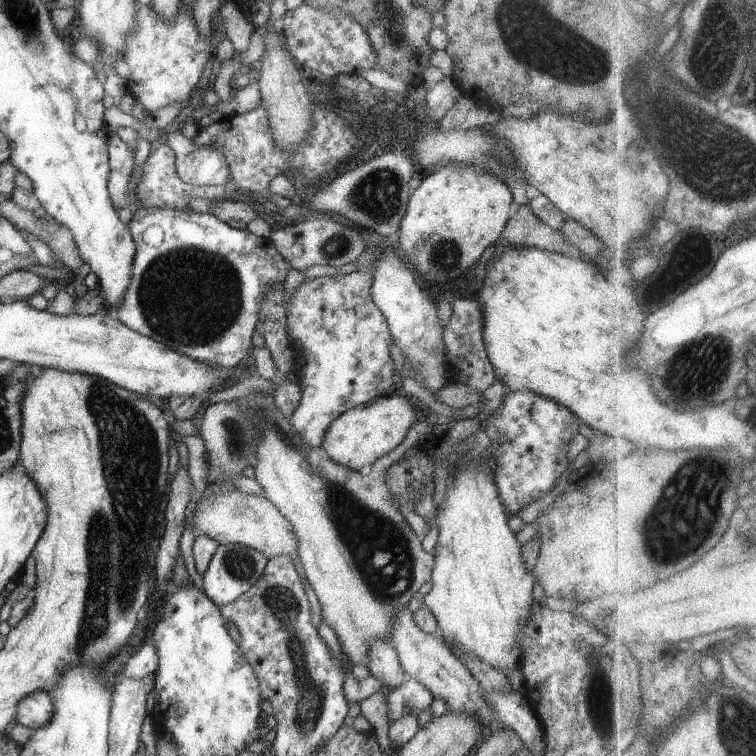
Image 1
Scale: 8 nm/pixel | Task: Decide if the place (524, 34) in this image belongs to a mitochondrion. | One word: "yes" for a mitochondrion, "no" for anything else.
yes

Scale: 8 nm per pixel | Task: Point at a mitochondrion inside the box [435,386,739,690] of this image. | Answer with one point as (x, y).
(687, 513)

